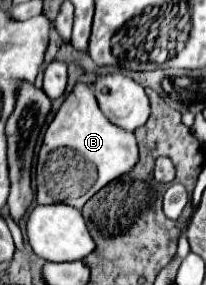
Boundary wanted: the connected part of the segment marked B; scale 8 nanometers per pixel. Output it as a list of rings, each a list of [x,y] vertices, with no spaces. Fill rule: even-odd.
[[[77,84],[47,126],[37,164],[37,202],[69,204],[83,208],[85,202],[109,182],[121,178],[139,162],[137,140],[131,132],[111,124],[87,84]]]

